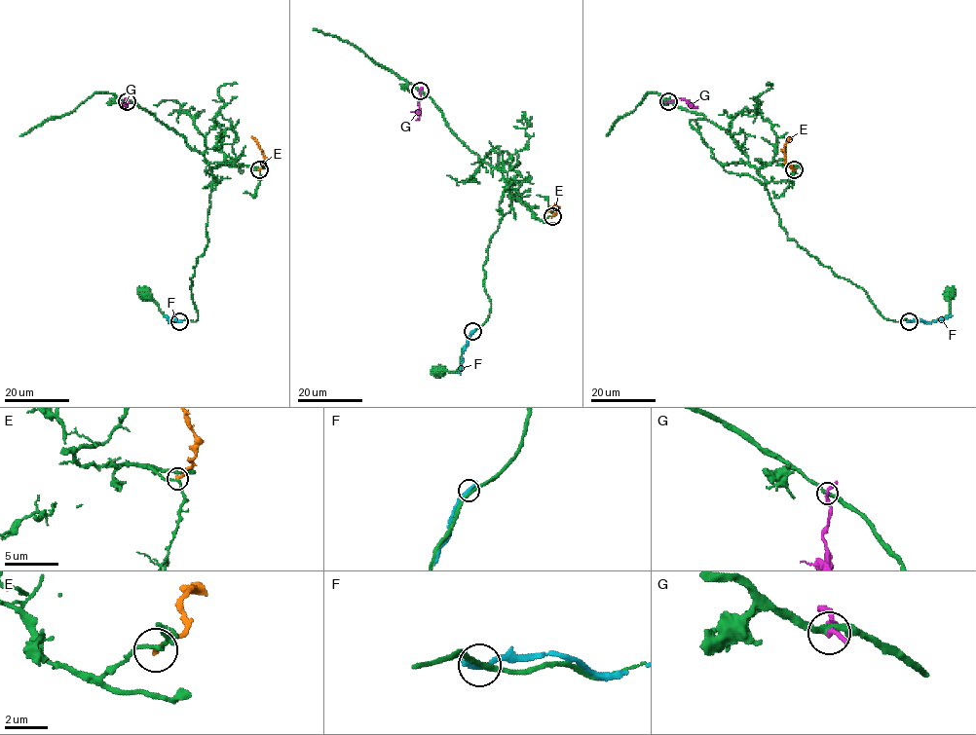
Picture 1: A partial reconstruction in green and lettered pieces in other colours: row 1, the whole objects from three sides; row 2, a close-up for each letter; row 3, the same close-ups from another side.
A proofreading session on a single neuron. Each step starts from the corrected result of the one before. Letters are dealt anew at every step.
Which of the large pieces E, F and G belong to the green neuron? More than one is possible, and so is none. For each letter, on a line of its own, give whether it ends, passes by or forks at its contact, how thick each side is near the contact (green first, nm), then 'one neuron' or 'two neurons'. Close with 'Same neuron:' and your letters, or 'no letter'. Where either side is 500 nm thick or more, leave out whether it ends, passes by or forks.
E: it ends; calibres 150 and 220 nm; two neurons
F: it ends; calibres 240 and 360 nm; two neurons
G: it passes by; calibres 280 and 240 nm; two neurons
Same neuron: no letter

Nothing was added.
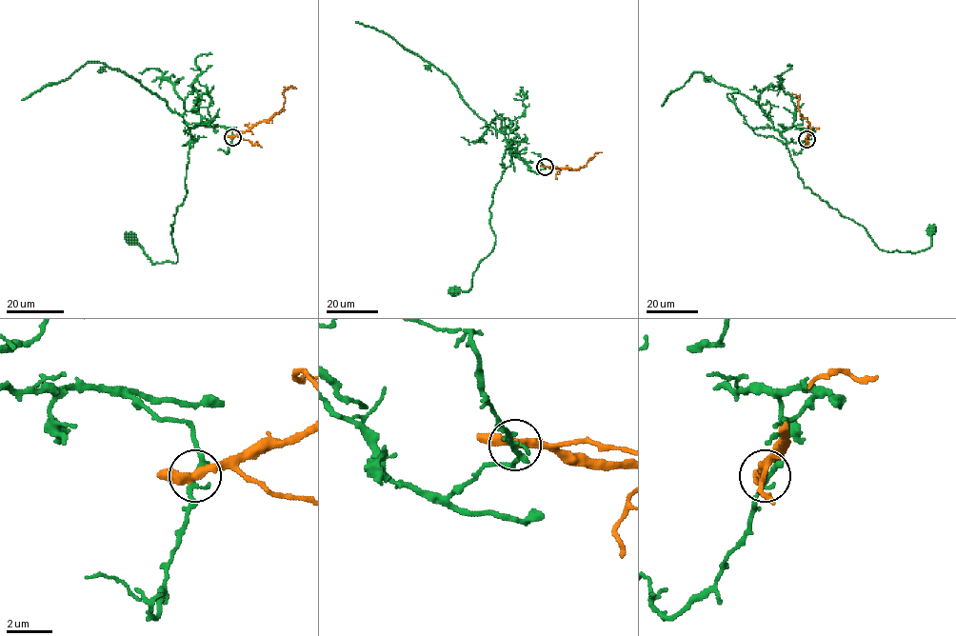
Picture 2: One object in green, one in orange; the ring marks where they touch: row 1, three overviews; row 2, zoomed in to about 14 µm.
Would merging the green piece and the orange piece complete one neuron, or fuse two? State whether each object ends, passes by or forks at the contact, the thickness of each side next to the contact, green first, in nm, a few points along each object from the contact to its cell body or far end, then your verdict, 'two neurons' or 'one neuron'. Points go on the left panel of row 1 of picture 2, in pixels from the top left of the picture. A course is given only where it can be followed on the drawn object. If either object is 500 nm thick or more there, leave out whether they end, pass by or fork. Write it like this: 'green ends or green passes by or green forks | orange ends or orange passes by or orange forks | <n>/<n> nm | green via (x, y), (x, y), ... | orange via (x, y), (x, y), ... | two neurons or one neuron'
green passes by | orange passes by | 240/360 nm | green via (232, 136), (230, 130), (203, 123), (189, 130), (188, 191), (170, 226), (177, 260), (152, 263), (131, 238) | orange via (232, 136), (245, 133), (261, 122), (268, 122), (282, 109), (285, 90), (289, 87), (296, 89) | two neurons

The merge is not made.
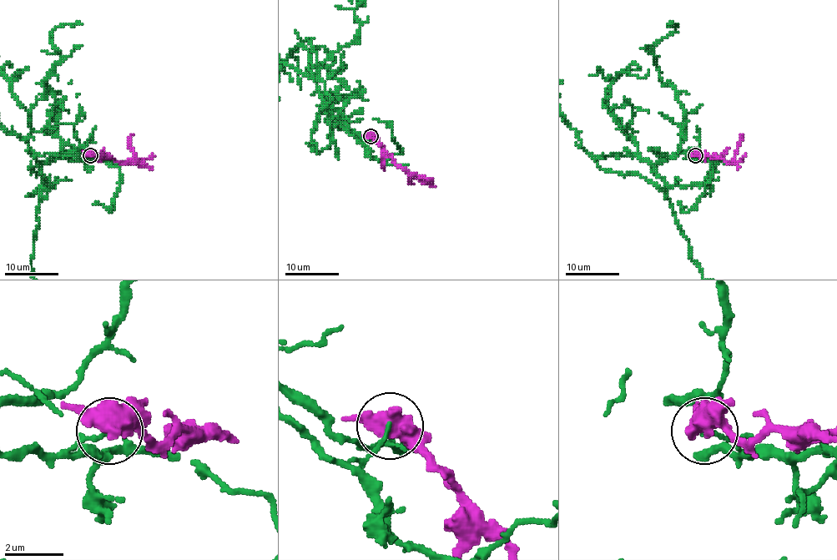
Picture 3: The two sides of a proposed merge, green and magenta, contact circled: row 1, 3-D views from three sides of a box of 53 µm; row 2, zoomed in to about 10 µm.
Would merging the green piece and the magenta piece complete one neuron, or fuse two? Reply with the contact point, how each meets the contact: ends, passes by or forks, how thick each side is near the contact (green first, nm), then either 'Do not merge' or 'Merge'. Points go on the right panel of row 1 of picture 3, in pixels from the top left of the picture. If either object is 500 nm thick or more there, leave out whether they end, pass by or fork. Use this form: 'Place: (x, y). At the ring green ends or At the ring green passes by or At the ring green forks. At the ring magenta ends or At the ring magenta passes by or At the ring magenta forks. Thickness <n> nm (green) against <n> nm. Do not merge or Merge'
Place: (695, 155). Thickness 120 nm (green) against 600 nm. Do not merge

